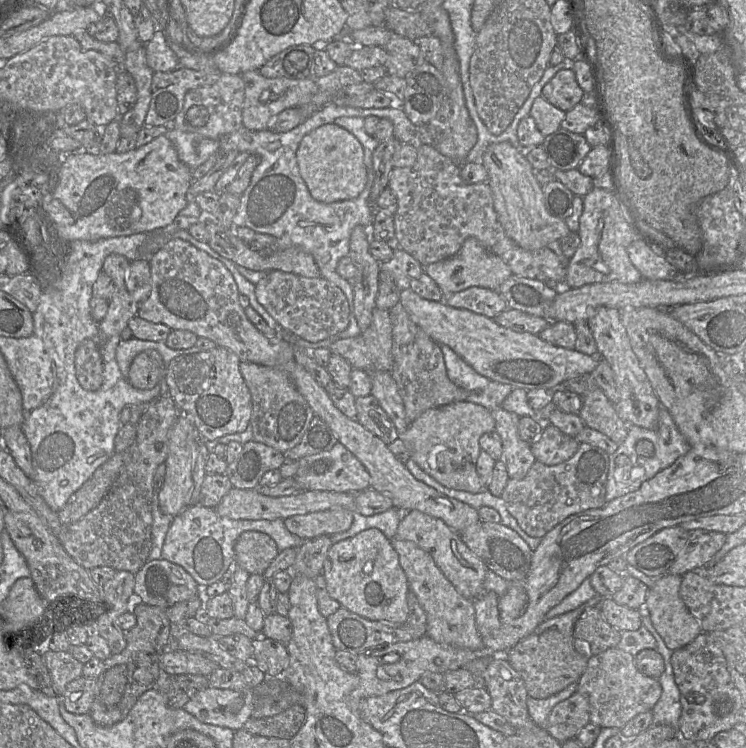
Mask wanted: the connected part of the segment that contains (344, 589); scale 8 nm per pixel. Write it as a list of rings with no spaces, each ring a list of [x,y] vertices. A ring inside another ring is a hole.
[[[376,528],[361,531],[331,545],[322,575],[330,597],[363,618],[402,624],[408,618],[409,583],[391,540]]]

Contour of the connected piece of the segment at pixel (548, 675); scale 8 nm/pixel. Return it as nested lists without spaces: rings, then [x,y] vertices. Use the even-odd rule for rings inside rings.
[[[596,597],[572,611],[544,619],[529,636],[504,653],[504,657],[523,679],[529,697],[548,698],[568,685],[578,683],[586,670],[588,658],[578,653],[574,647],[574,625],[586,608],[599,606],[601,599],[601,597]]]

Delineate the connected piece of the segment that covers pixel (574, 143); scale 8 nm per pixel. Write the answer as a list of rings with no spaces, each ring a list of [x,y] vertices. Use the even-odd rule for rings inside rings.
[[[560,127],[544,138],[542,148],[546,152],[553,170],[577,169],[592,147],[581,134]]]

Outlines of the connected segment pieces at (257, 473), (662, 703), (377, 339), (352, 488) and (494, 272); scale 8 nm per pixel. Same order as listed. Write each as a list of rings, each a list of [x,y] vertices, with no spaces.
[[[251,440],[243,444],[240,454],[228,464],[226,475],[235,488],[257,489],[261,477],[271,469],[279,469],[286,460],[283,452]]]
[[[638,609],[642,614],[642,626],[644,626],[655,638],[656,651],[662,656],[665,664],[665,670],[657,679],[662,687],[662,694],[658,702],[651,710],[653,716],[652,725],[666,725],[677,731],[679,729],[679,720],[681,716],[680,692],[674,681],[673,669],[670,662],[672,650],[667,648],[661,636],[655,630],[648,612]]]
[[[375,307],[369,327],[358,336],[339,339],[329,346],[331,354],[342,356],[353,369],[391,372],[393,338],[390,313]]]
[[[337,442],[330,450],[308,455],[298,460],[294,479],[303,490],[326,490],[358,493],[371,488],[370,474],[364,465],[343,444]]]
[[[474,237],[467,238],[454,256],[423,266],[423,272],[437,283],[445,297],[469,287],[498,290],[513,275],[510,266],[501,257],[486,250]]]

